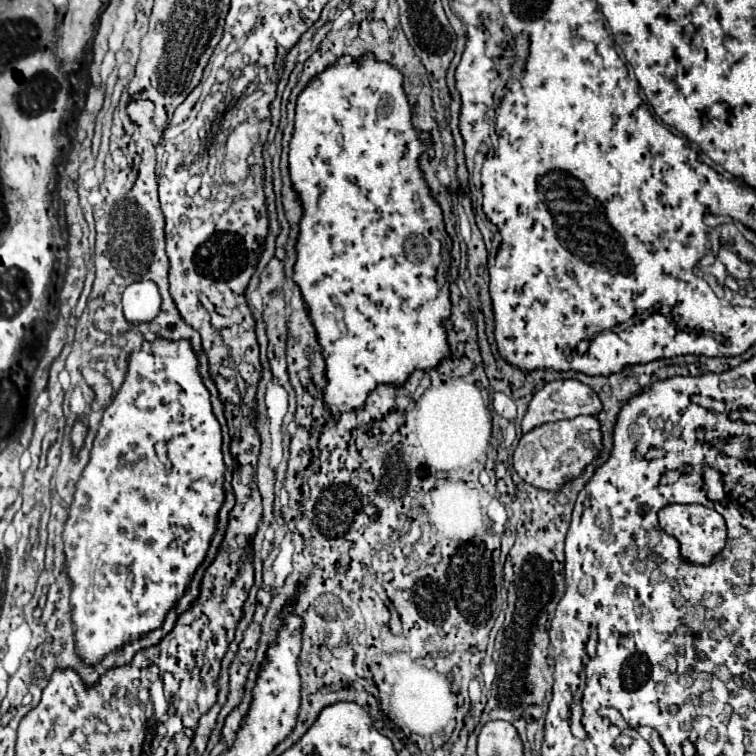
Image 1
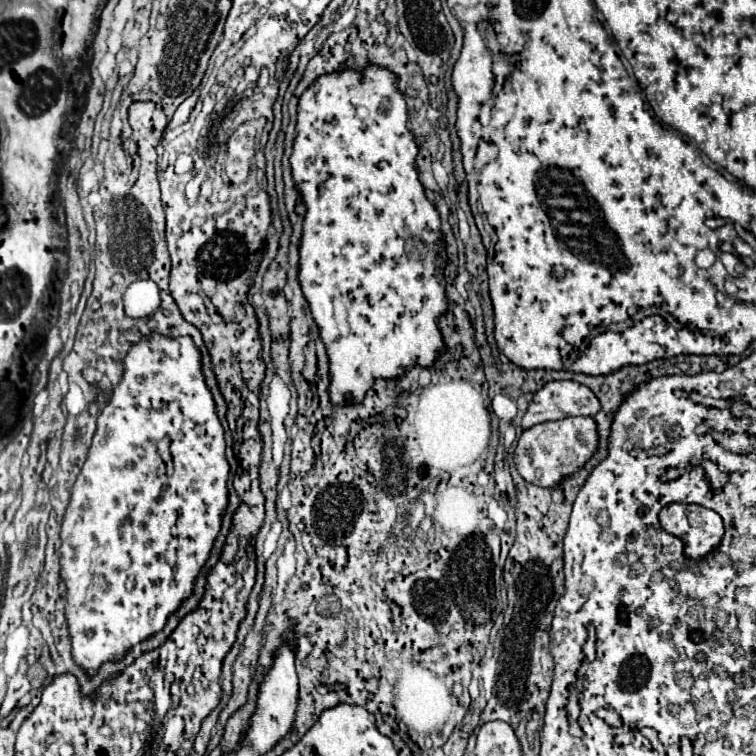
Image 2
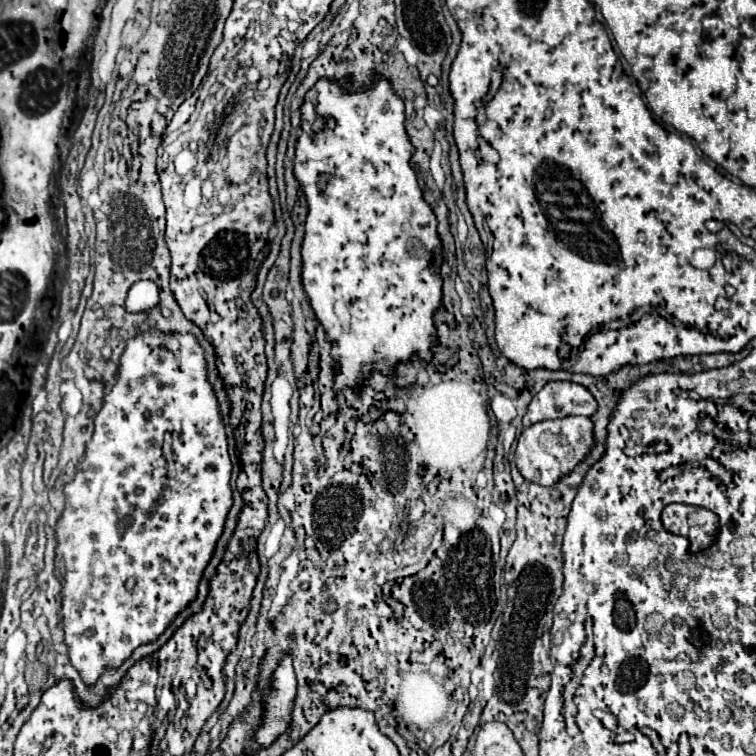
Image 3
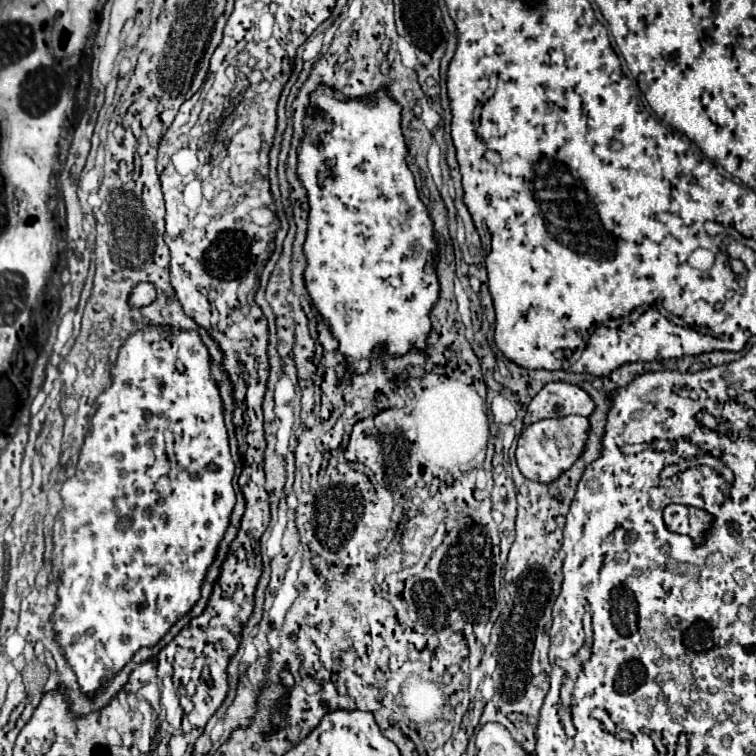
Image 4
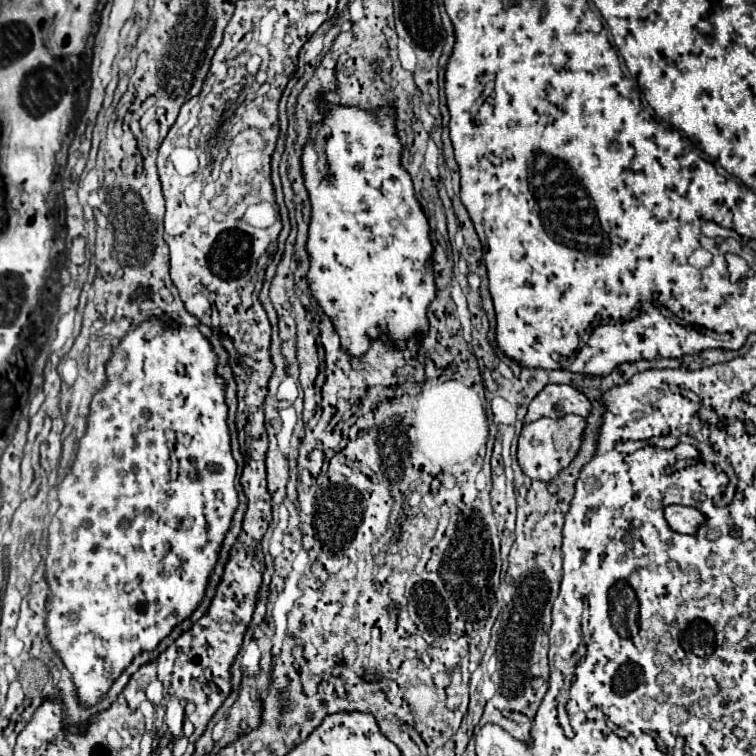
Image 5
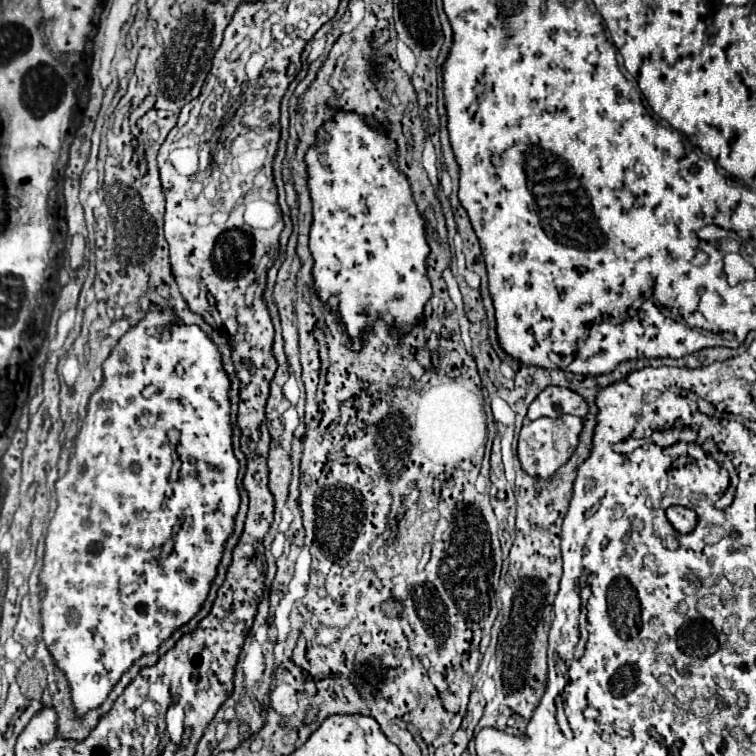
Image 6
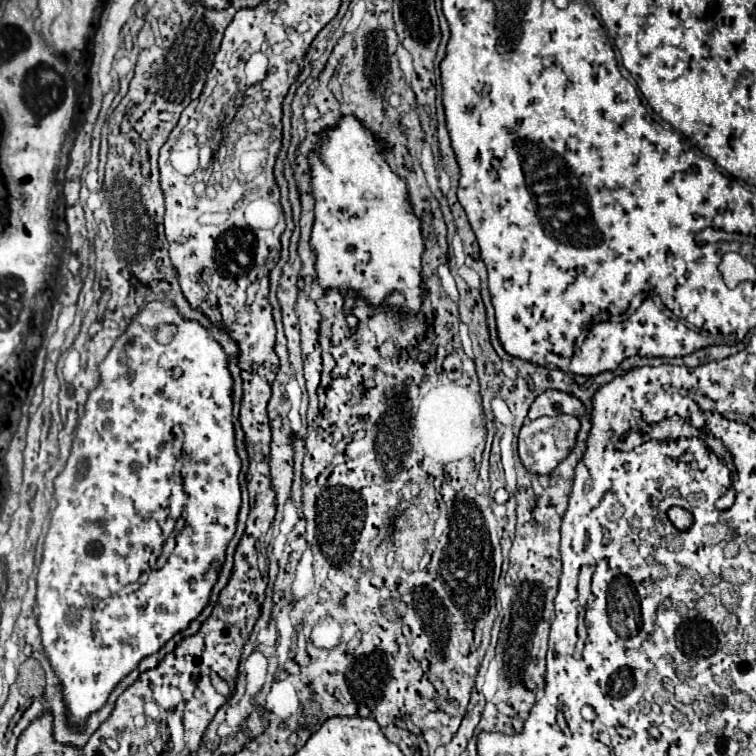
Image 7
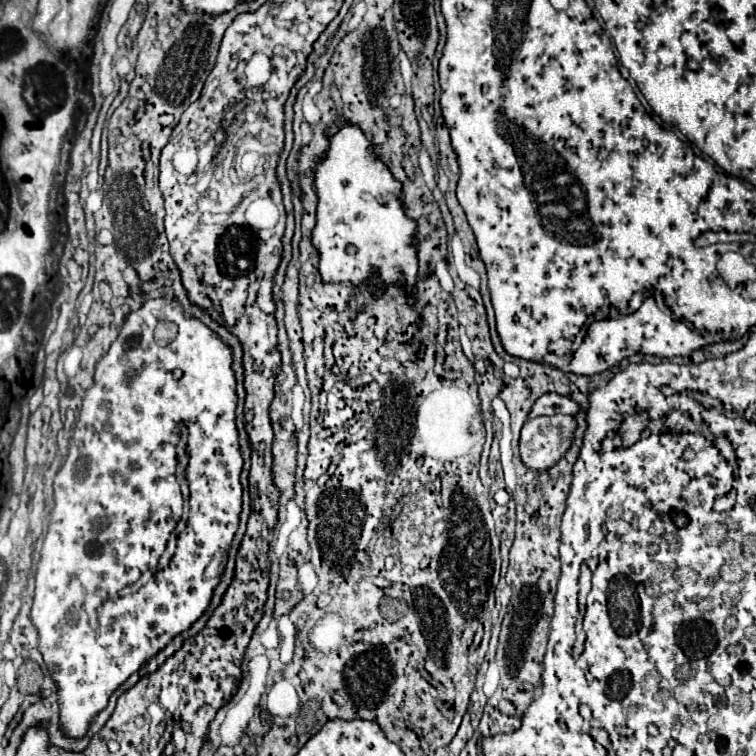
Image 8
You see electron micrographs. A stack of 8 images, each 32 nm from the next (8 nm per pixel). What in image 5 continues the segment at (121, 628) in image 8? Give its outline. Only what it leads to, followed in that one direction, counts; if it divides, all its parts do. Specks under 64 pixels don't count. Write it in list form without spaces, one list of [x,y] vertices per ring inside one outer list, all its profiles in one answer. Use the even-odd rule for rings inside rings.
[[[146,320],[136,330],[128,332],[120,346],[114,350],[114,358],[106,364],[108,384],[92,398],[88,428],[78,444],[78,454],[72,466],[72,474],[68,474],[58,486],[60,508],[50,524],[50,540],[48,540],[48,556],[46,556],[46,580],[52,590],[52,600],[48,606],[48,640],[54,650],[64,660],[66,668],[74,676],[74,684],[78,688],[78,698],[84,706],[96,704],[112,686],[112,682],[122,674],[122,670],[134,660],[142,650],[154,650],[158,642],[172,632],[172,628],[188,618],[200,600],[204,598],[206,582],[212,574],[212,568],[218,560],[222,540],[232,526],[232,516],[238,506],[238,494],[234,490],[236,478],[236,462],[230,452],[230,434],[226,426],[228,406],[224,402],[224,380],[216,376],[216,354],[212,352],[206,338],[198,328],[182,328],[172,326],[166,330],[166,322],[162,320]],[[172,428],[176,432],[174,452],[180,460],[180,474],[176,480],[170,480],[170,454],[166,448],[164,430]]]

